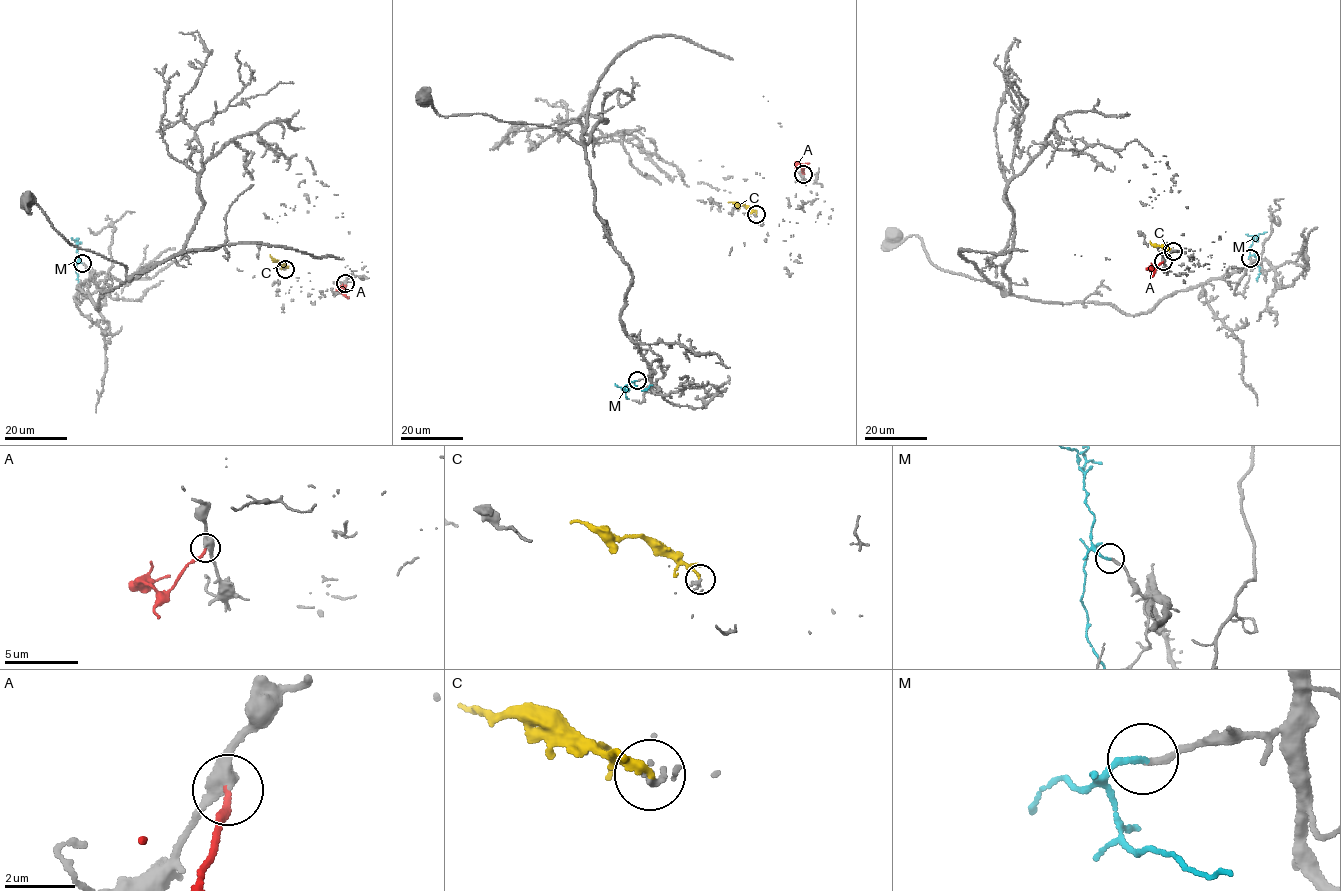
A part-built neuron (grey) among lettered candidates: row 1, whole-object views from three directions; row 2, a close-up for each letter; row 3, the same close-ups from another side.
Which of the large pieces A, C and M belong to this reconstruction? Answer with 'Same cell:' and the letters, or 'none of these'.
Same cell: A, M

